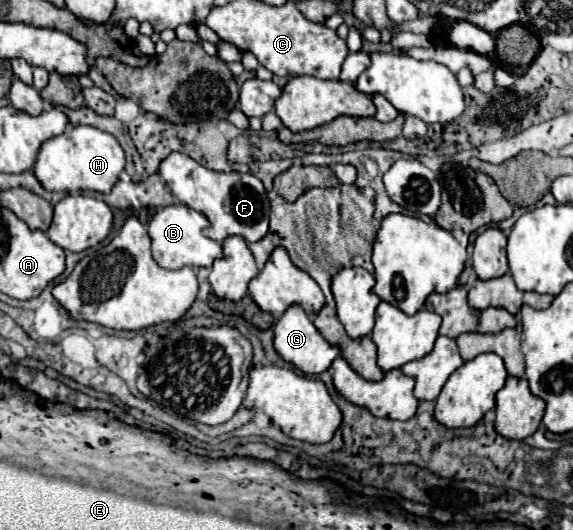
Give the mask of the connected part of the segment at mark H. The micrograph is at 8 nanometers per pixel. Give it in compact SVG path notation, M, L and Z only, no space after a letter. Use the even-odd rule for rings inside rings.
M73 126L67 132L47 140L41 144L37 162L35 162L35 178L49 192L73 192L73 190L95 190L95 192L111 192L119 174L125 168L123 148L117 138L109 132L103 132L93 126Z

